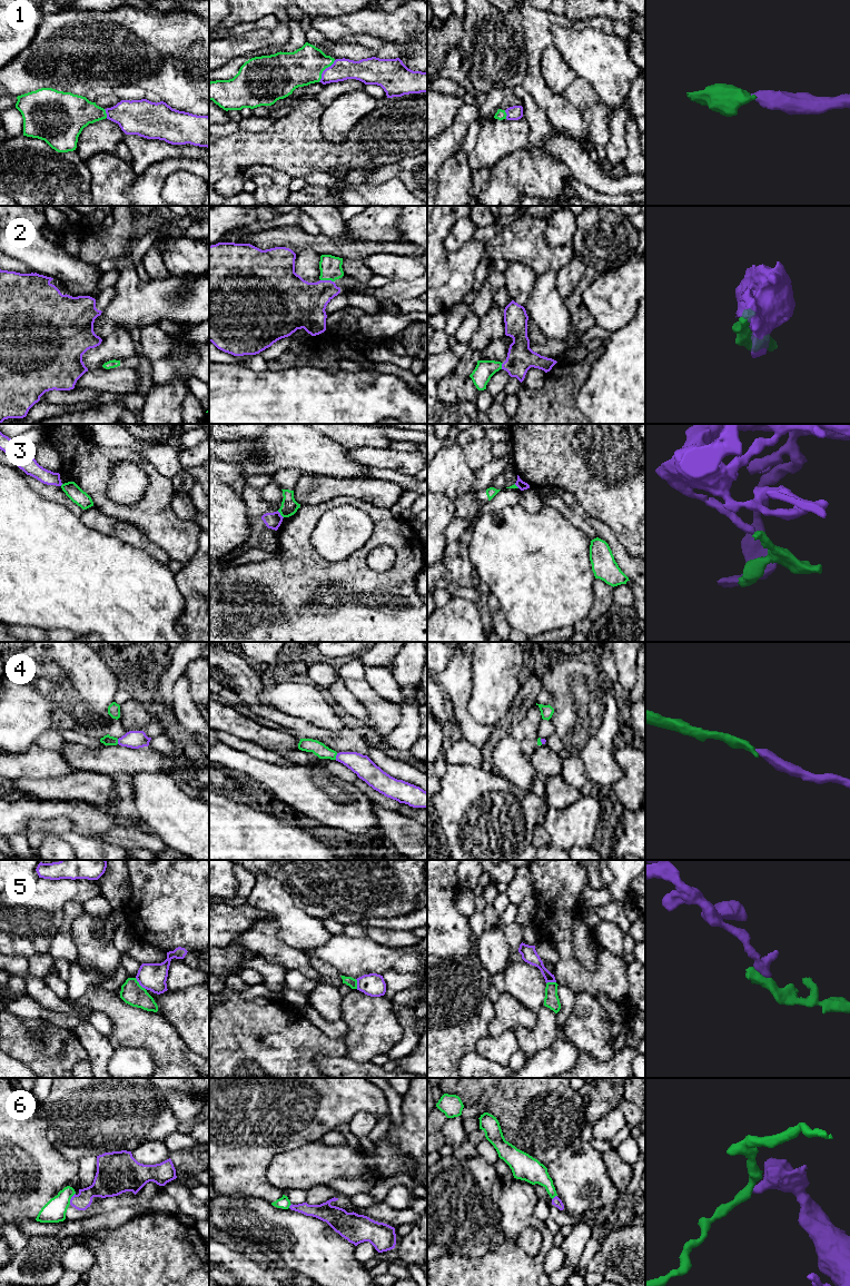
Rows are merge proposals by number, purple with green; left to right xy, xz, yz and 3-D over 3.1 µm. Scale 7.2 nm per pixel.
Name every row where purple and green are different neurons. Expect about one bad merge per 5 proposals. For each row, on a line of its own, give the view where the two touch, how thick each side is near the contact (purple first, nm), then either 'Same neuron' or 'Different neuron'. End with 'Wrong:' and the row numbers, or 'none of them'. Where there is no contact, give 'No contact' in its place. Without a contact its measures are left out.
1: Touches purple in xz. Thickness 160 nm (purple) against 280 nm. Same neuron
2: Touches purple in xz. Thickness 340 nm (purple) against 160 nm. Same neuron
3: Touches purple in xz. Thickness 120 nm (purple) against 120 nm. Same neuron
4: Touches purple in xz. Thickness 150 nm (purple) against 100 nm. Same neuron
5: Touches purple in xy. Thickness 200 nm (purple) against 160 nm. Different neuron
6: Touches purple in xy. Thickness 160 nm (purple) against 160 nm. Different neuron
Wrong: 5, 6

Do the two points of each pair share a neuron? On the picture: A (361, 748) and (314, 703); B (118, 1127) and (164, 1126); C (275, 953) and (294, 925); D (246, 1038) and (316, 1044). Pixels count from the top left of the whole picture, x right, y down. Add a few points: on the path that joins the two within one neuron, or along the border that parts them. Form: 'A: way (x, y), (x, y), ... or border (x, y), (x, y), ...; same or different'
A: border (315, 725), (329, 730), (345, 729); different
B: way (129, 1127), (152, 1127); same
C: border (273, 920), (277, 935), (304, 951); different
D: way (264, 1044), (298, 1044); same

